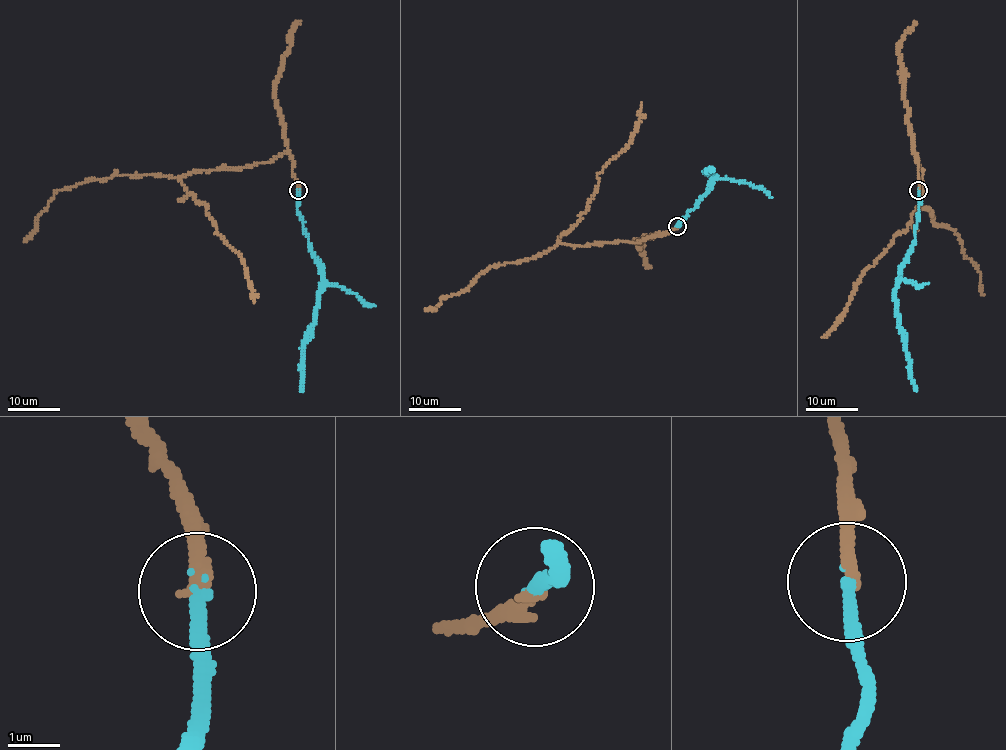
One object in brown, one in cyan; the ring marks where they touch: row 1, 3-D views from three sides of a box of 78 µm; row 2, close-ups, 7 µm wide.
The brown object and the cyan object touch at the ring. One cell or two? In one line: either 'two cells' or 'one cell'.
one cell

